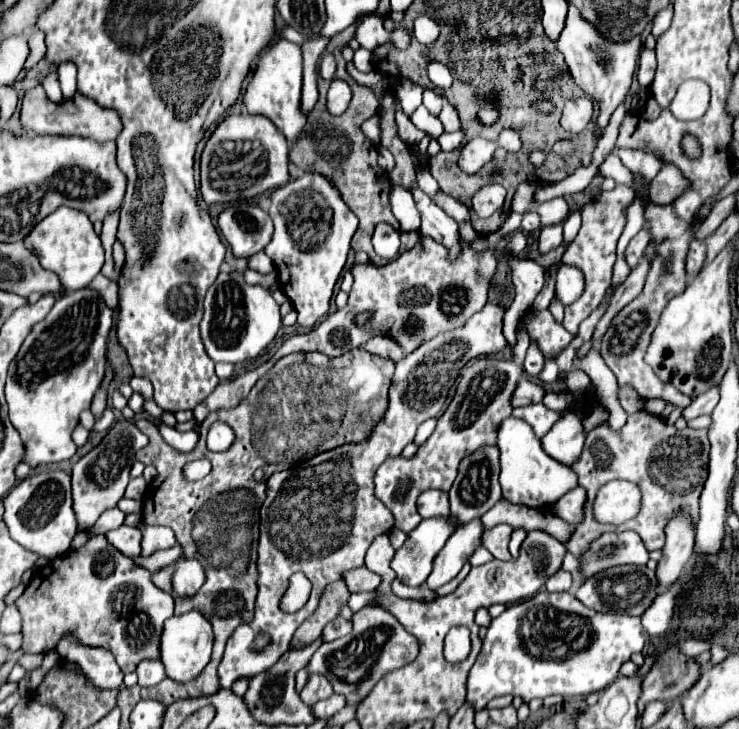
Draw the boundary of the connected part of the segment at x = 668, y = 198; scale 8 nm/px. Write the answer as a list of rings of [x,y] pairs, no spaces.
[[[656,158],[662,162],[662,170],[650,182],[650,200],[654,204],[670,204],[686,190],[688,180],[680,174],[678,168],[674,168],[672,164],[664,164],[664,158]]]

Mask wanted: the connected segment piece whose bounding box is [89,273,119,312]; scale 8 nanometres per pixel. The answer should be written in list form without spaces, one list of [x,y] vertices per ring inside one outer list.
[[[99,273],[90,283],[89,288],[96,290],[100,294],[102,301],[118,312],[119,288],[116,282],[110,281],[102,273]]]

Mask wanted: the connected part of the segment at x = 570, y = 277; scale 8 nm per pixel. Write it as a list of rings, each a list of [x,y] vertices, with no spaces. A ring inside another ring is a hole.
[[[562,266],[558,270],[558,280],[556,280],[556,296],[564,306],[570,302],[576,302],[582,296],[584,290],[584,278],[582,272],[576,266]]]

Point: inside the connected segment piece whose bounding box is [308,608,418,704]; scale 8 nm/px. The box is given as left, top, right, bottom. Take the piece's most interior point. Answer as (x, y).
(377, 644)

